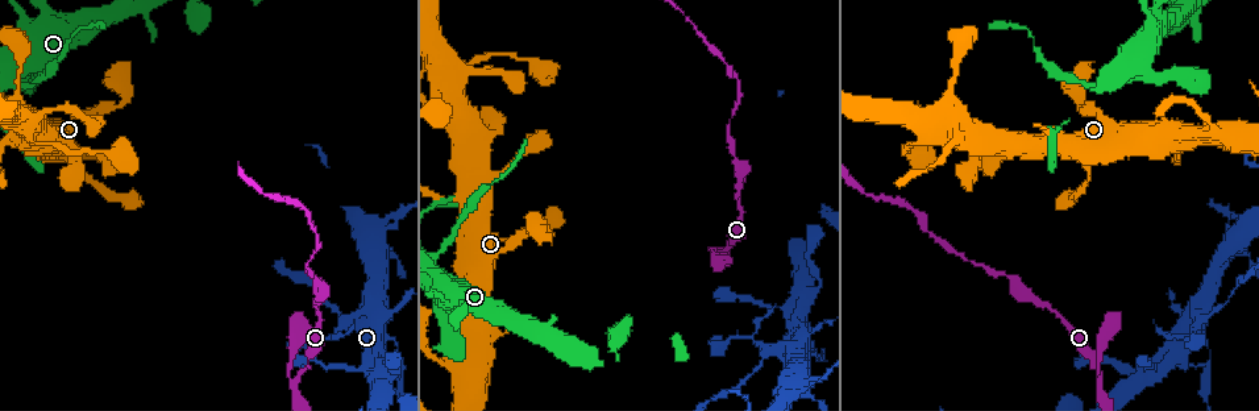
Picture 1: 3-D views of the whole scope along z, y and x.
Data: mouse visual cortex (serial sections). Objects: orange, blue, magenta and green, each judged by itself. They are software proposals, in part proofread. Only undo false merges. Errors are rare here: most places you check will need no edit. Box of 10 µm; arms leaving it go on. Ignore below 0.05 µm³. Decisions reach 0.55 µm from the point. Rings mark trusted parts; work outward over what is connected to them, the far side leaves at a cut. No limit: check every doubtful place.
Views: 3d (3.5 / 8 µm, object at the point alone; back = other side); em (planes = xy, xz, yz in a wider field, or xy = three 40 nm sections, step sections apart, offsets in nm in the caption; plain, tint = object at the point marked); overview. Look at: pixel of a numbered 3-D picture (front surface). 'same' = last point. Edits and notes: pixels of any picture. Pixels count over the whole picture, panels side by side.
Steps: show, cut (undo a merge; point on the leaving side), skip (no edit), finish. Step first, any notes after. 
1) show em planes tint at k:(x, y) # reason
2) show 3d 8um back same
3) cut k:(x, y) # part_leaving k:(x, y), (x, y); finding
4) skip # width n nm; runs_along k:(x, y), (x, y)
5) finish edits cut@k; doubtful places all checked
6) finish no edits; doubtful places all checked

show 3d 3.5um at 1:(1185, 339)

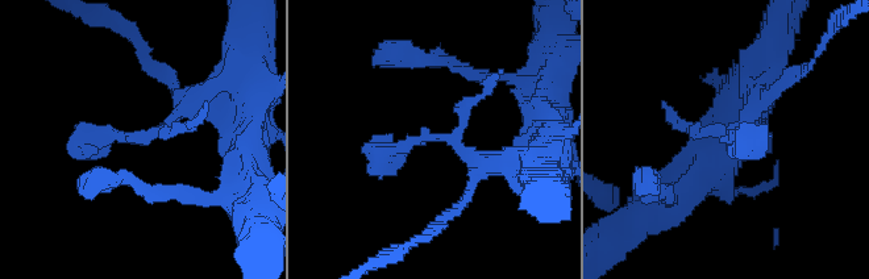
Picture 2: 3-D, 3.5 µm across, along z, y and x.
show em planes tint at 2:(729, 139)

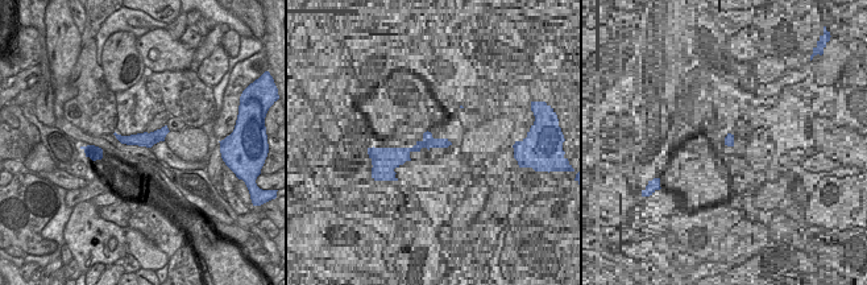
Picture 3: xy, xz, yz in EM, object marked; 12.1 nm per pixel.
skip # width 170 nm; runs_along 3:(164, 131), (150, 139), (123, 139); one cell here

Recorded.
show 3d 8um at 1:(295, 381) # arms part here

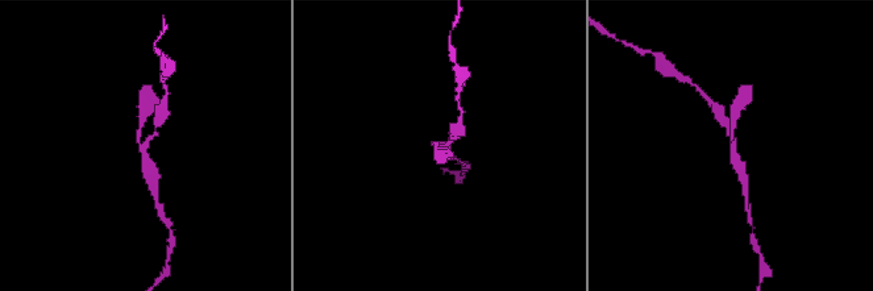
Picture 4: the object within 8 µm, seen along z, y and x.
show em planes tint same # arms 3; arm_widths 200, 200, 350 nm; now the EM

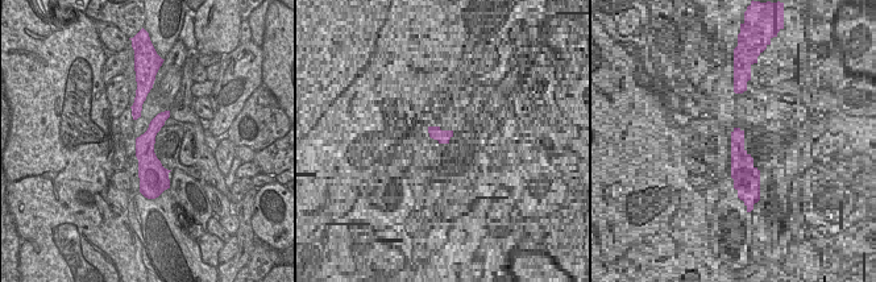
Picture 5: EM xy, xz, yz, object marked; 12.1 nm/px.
skip # runs_along 5:(165, 115), (146, 141), (144, 179); all the same cell

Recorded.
show 3d 3.5um at 1:(1094, 86) # abrupt turn

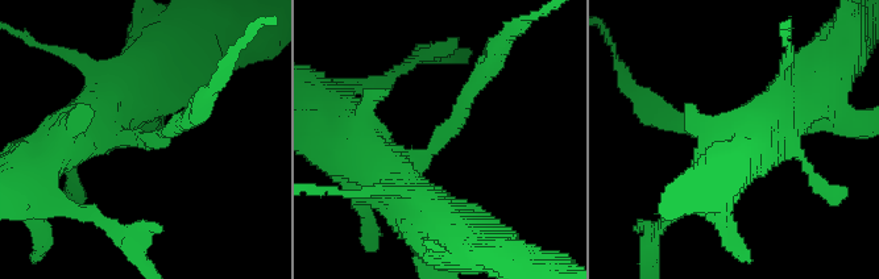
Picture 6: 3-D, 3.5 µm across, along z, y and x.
show em xy step 5 tint at 6:(145, 137) # now the EM

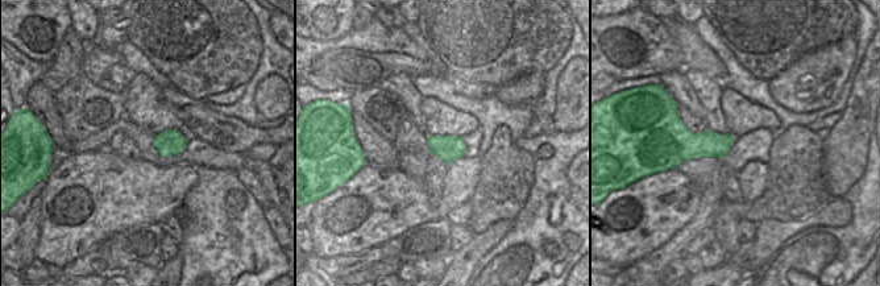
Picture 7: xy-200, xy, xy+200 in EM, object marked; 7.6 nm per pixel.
cut 6:(166, 138) # arm_widths 200, 600 nm; part_leaving 6:(135, 136), (162, 136), (199, 104); a second cell is stuck on

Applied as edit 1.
finish edits cut@6; doubtful places all checked

